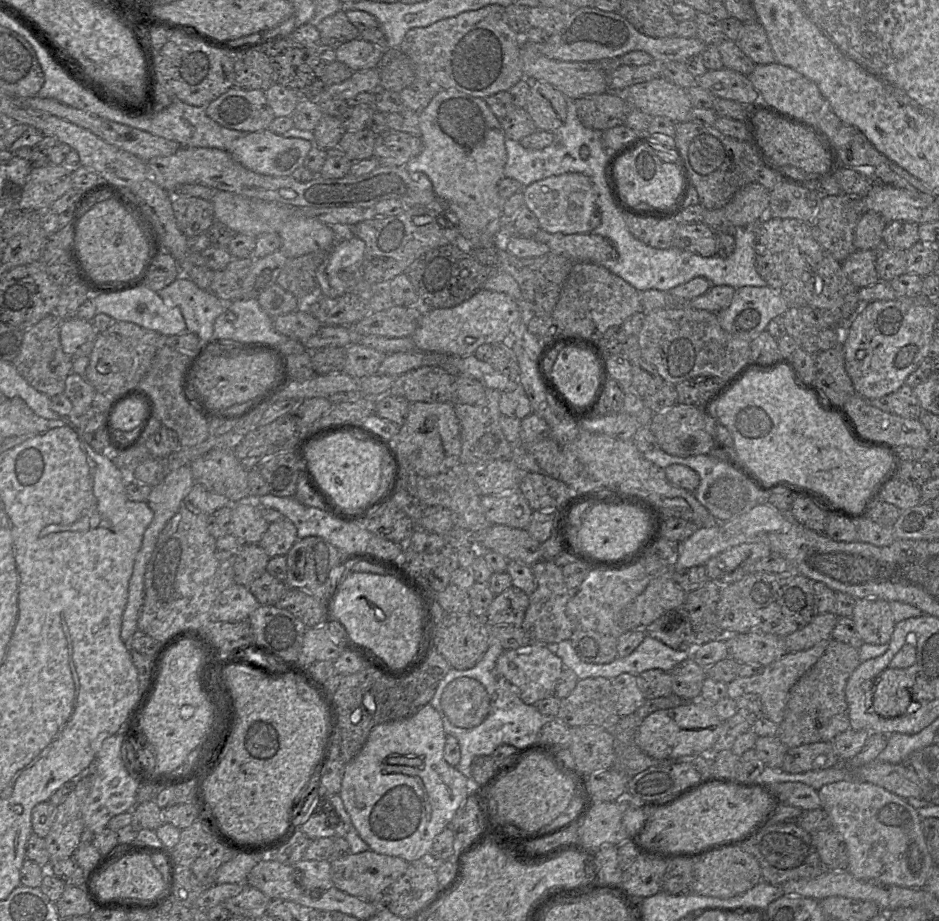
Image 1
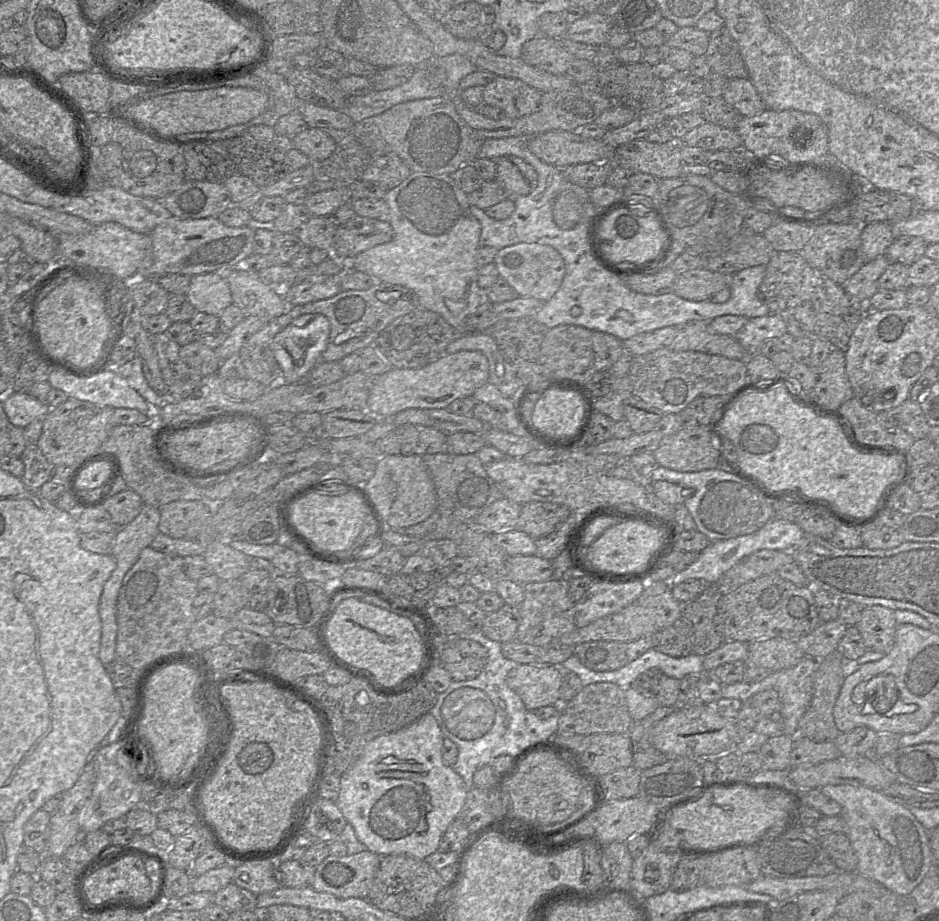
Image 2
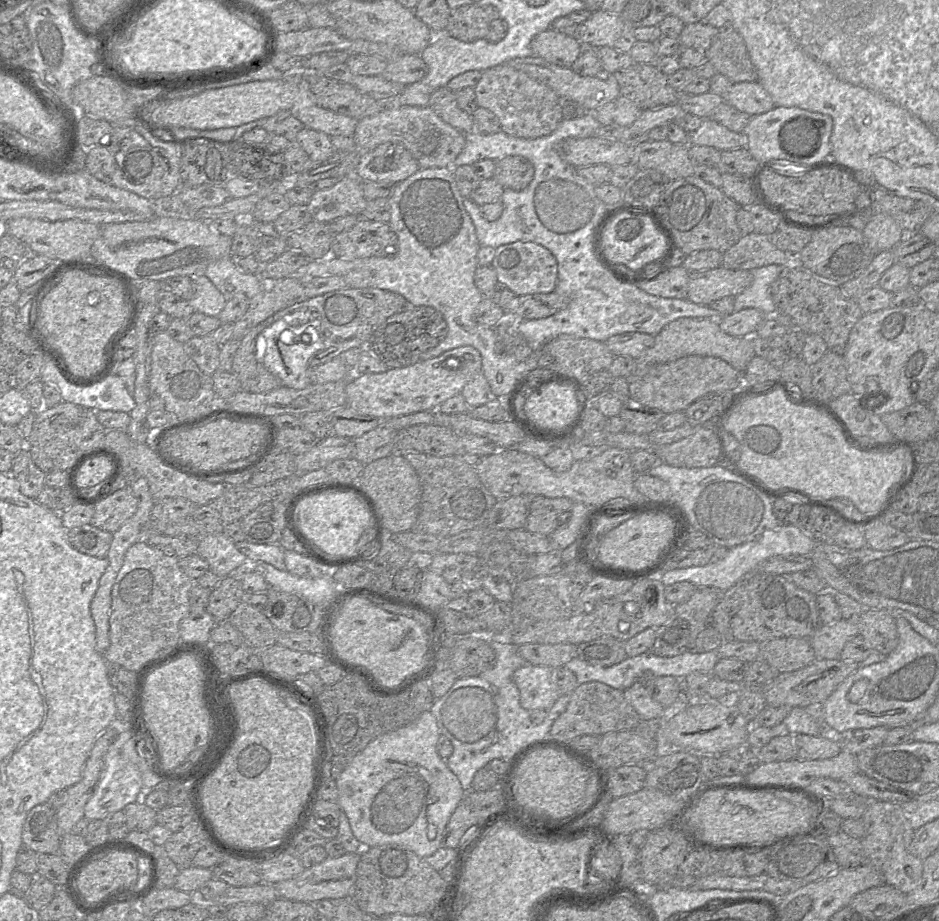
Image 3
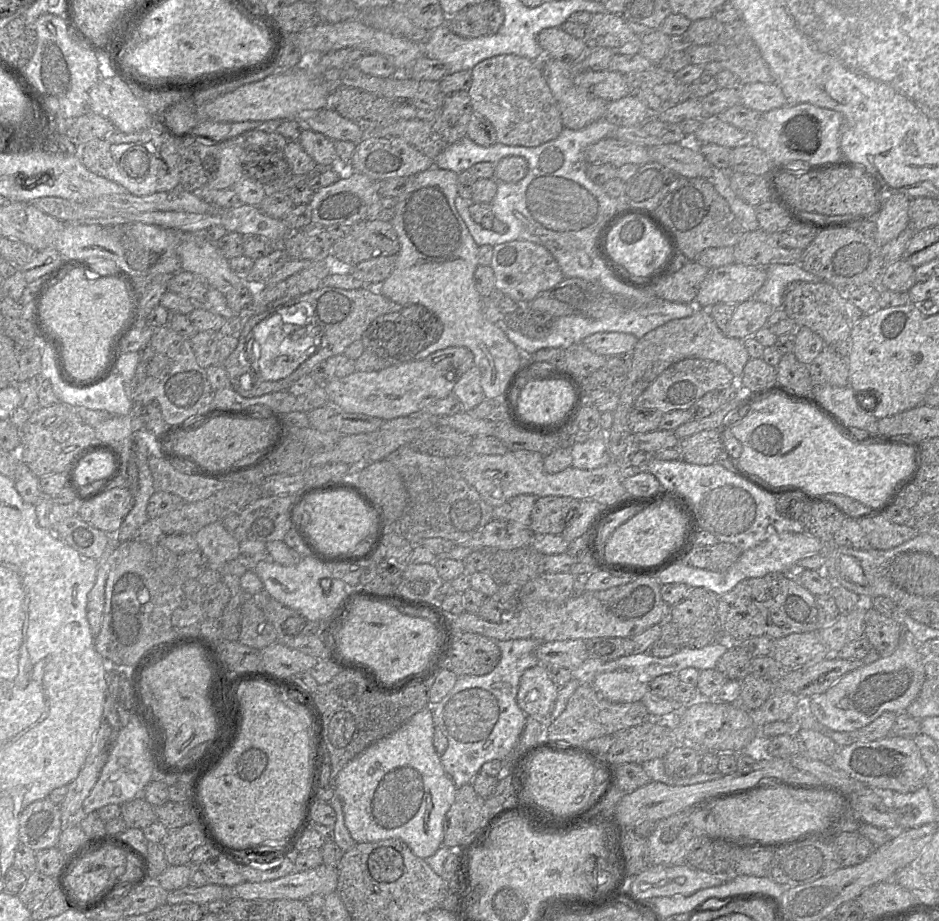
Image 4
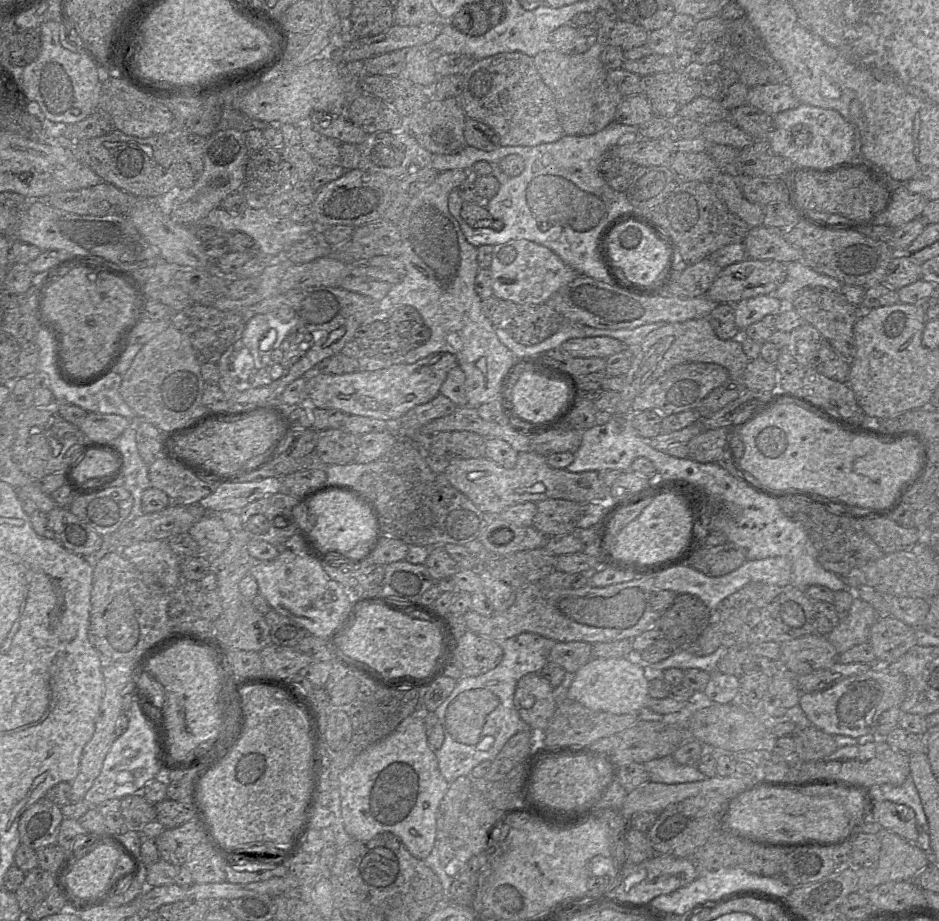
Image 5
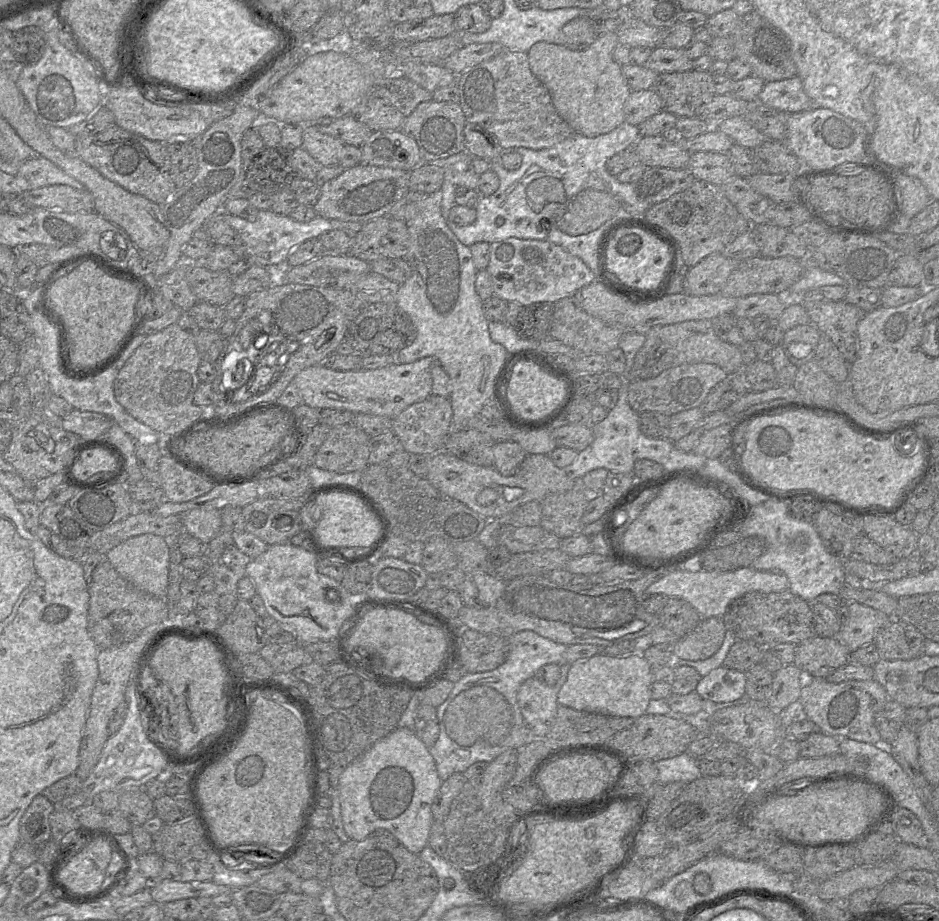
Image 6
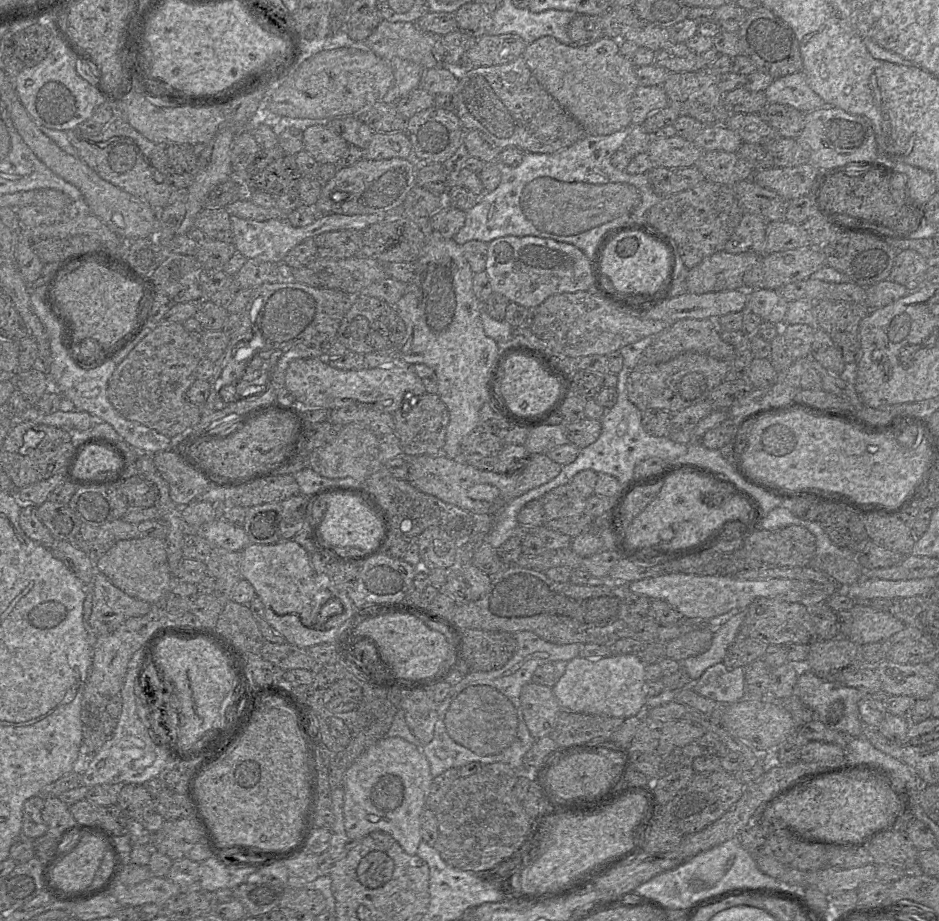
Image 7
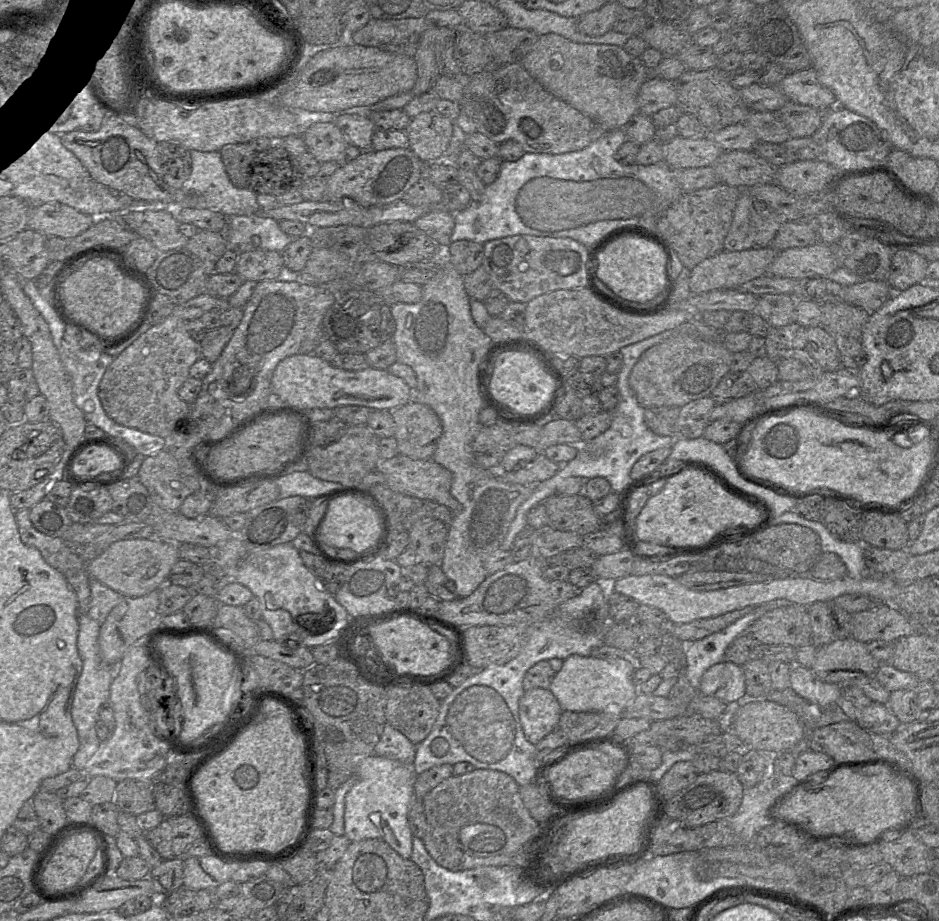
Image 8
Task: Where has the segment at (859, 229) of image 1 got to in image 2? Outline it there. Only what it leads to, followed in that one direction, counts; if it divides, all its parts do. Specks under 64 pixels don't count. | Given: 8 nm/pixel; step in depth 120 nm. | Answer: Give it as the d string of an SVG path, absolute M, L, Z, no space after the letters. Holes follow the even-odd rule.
M872 222L862 225L861 243L865 263L884 255L894 240L892 225L888 222Z

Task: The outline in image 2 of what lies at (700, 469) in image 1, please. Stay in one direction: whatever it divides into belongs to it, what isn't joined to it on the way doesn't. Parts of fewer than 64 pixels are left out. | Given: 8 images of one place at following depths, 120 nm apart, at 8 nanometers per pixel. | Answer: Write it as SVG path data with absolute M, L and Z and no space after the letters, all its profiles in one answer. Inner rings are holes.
M720 462L717 468L697 472L681 472L659 465L651 472L650 479L652 482L663 480L675 483L684 489L683 505L692 516L696 529L710 541L727 540L754 533L774 518L772 502L752 488L738 474L724 468Z

